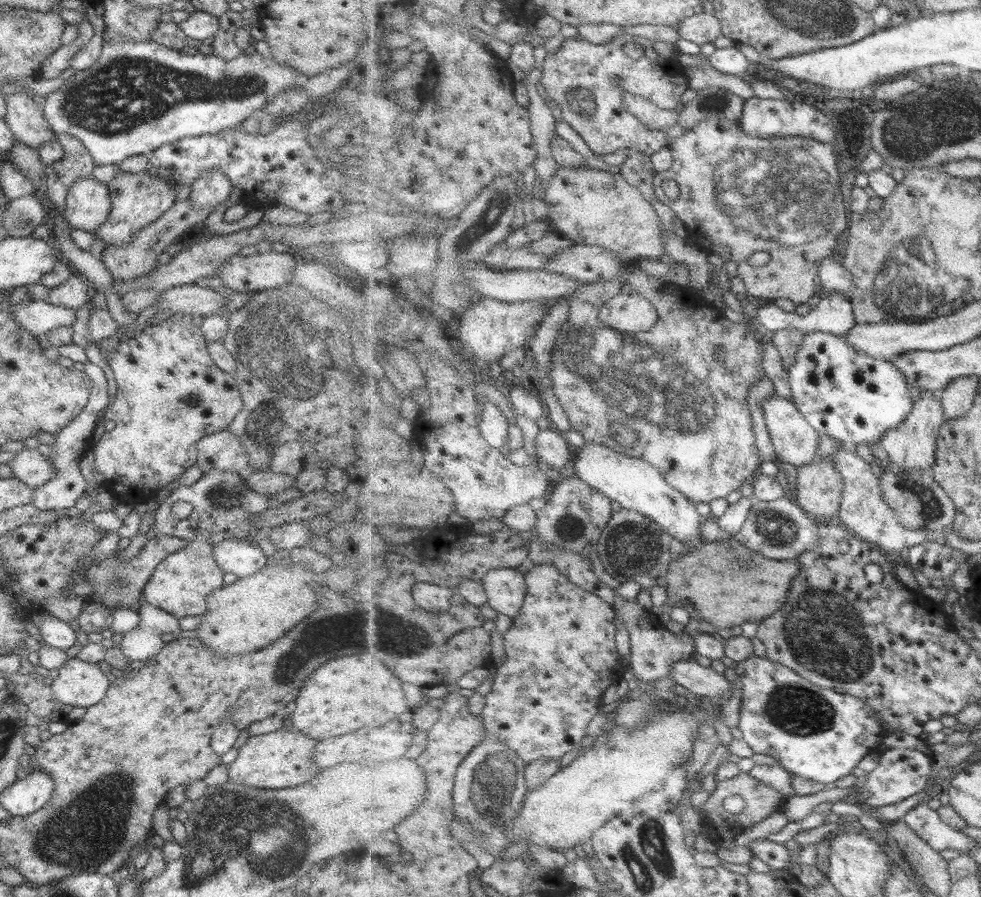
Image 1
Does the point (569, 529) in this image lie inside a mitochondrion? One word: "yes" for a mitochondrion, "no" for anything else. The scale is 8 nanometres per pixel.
yes

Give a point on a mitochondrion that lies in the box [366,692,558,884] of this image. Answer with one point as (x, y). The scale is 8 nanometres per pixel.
(490, 786)

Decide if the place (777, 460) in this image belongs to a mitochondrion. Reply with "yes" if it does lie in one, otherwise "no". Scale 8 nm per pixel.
no

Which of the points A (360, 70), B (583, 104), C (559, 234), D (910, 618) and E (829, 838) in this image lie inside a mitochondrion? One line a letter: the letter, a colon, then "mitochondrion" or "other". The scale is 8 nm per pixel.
A: other
B: mitochondrion
C: other
D: other
E: other

